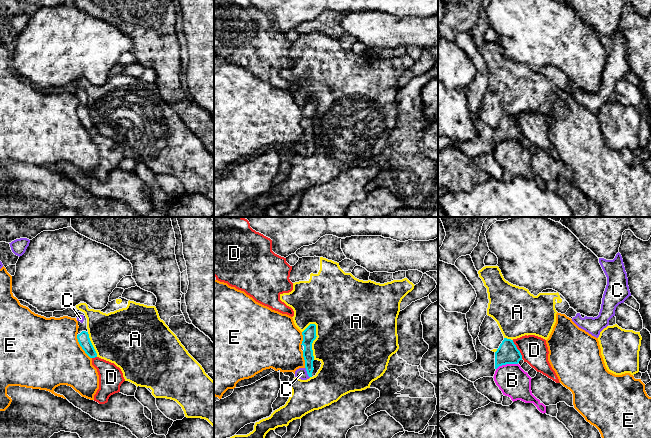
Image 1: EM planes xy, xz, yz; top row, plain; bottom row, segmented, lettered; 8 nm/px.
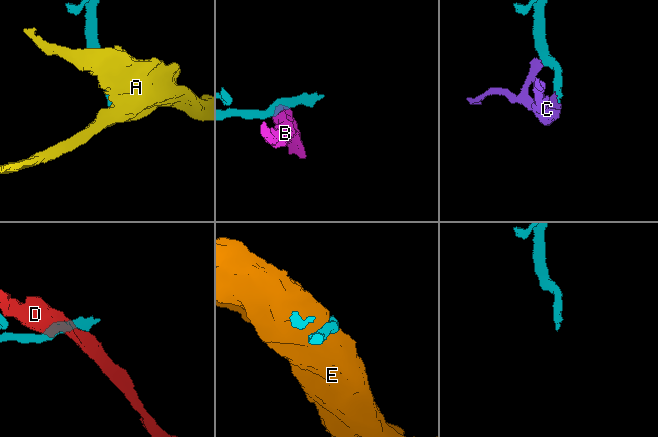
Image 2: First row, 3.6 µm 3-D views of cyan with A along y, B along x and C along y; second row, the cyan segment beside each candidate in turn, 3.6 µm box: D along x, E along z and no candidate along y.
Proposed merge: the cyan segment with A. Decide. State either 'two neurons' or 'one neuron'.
two neurons

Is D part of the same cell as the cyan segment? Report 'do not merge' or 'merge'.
do not merge

